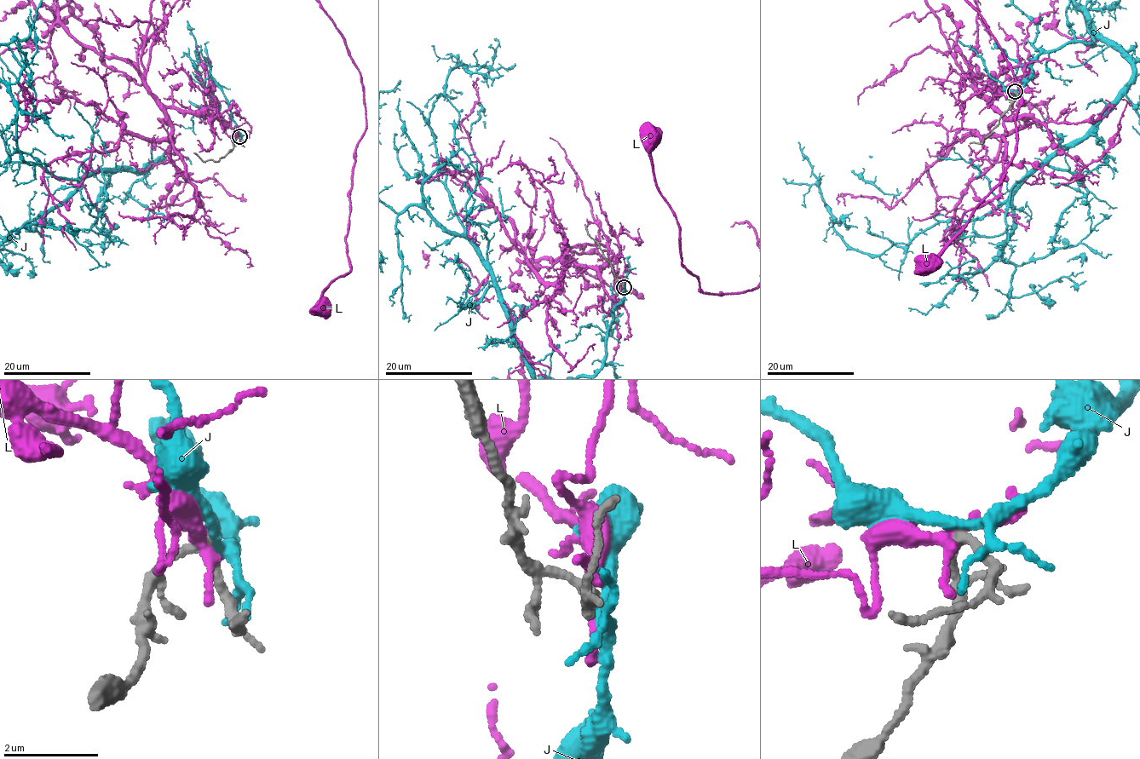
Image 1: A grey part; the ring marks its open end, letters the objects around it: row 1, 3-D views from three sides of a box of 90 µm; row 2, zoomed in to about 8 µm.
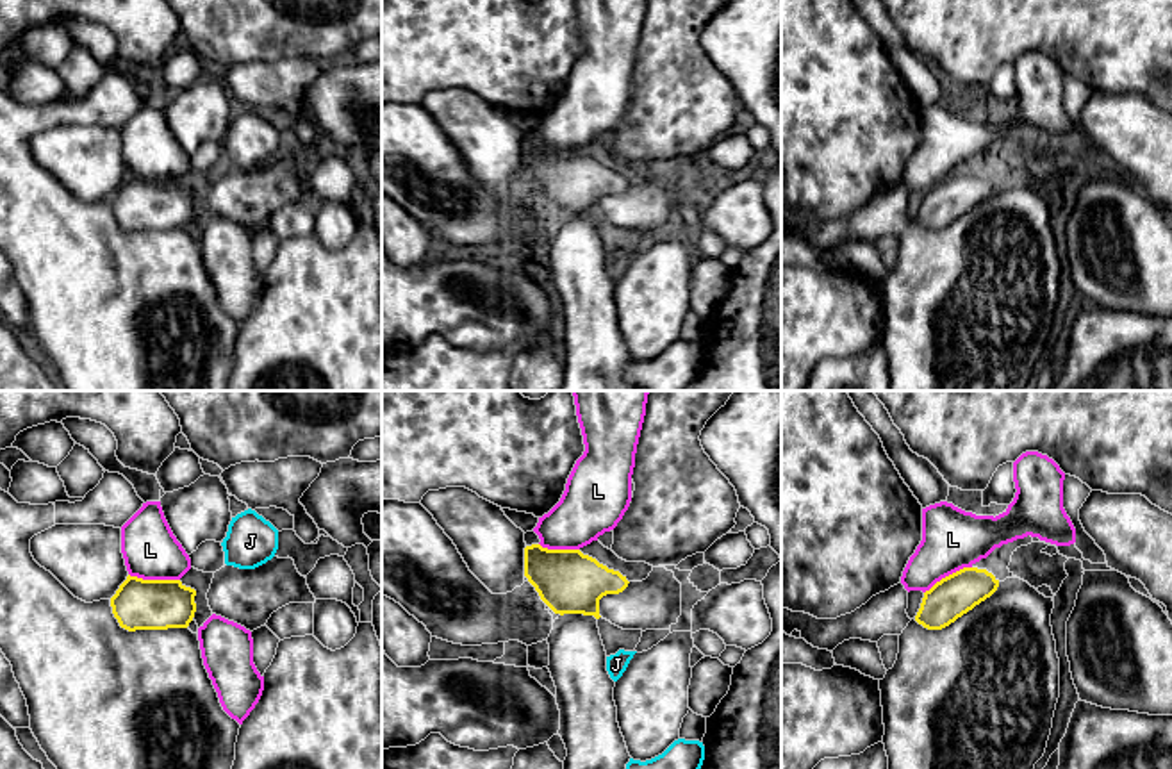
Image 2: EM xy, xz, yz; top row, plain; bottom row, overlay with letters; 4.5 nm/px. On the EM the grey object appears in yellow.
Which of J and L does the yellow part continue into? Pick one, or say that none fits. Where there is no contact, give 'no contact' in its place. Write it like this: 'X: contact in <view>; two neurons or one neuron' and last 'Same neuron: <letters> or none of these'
J: no contact; two neurons
L: contact in xy; two neurons
Same neuron: none of these

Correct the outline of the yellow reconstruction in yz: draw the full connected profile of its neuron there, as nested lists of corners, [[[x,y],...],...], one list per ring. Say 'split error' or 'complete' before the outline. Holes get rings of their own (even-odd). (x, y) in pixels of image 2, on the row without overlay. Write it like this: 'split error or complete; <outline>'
complete; [[[963,168],[924,193],[915,221],[928,230],[942,230],[990,198],[999,180],[986,170]]]

